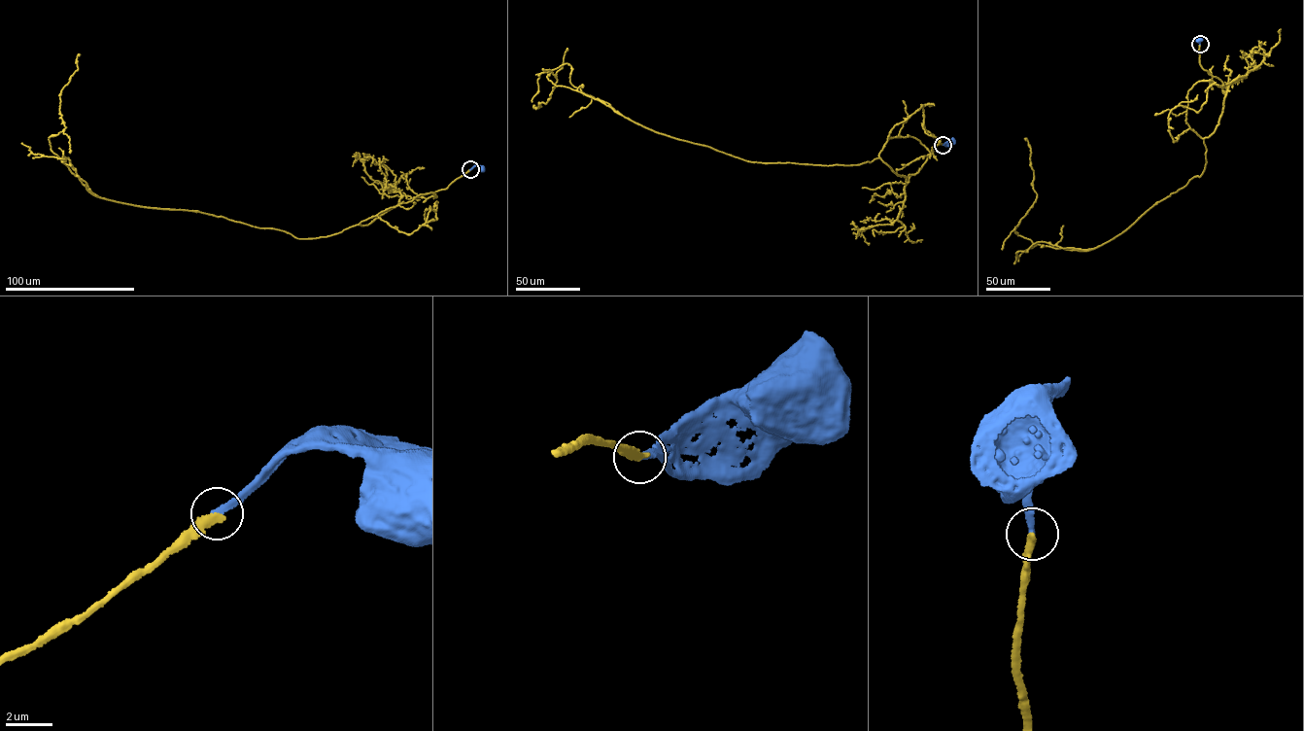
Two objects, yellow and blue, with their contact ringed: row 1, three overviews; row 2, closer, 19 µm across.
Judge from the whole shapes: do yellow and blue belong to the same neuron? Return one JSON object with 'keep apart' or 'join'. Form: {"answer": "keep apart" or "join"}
{"answer": "join"}

